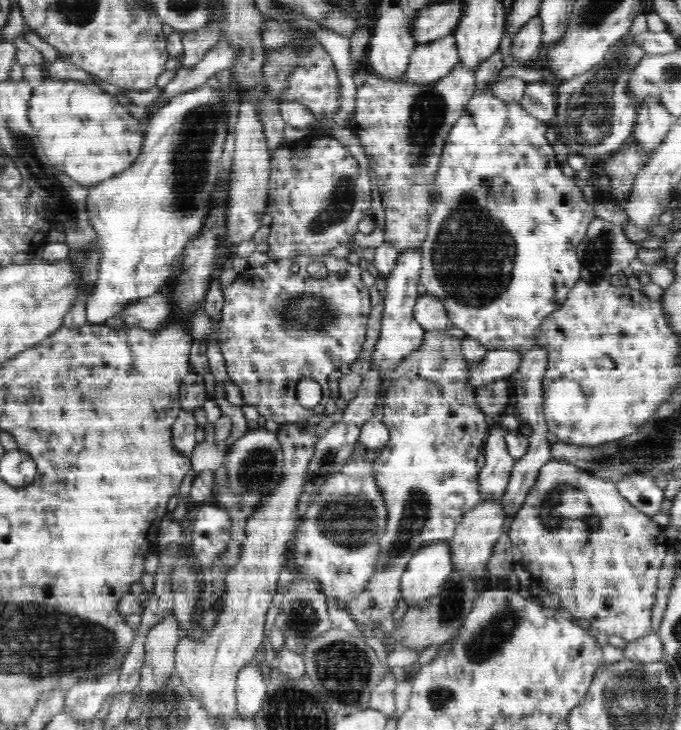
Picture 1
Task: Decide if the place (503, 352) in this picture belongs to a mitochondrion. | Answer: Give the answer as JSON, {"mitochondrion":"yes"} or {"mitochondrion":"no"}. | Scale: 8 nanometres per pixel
{"mitochondrion":"no"}

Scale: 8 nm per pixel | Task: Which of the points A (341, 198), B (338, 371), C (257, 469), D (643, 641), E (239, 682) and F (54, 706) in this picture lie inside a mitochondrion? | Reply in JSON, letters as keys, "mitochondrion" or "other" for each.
{"A":"mitochondrion","B":"other","C":"mitochondrion","D":"other","E":"other","F":"other"}

